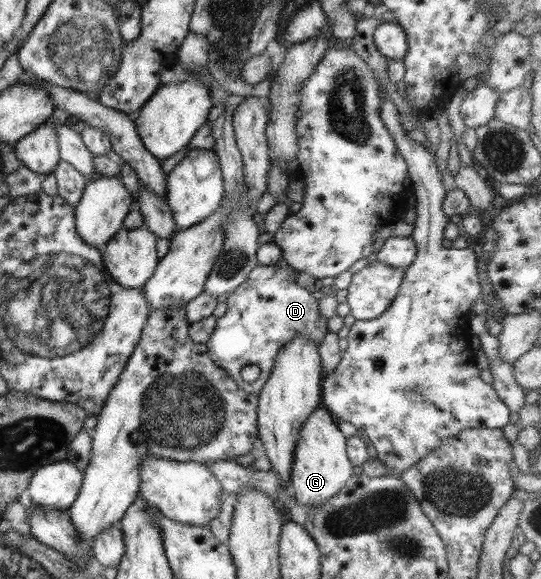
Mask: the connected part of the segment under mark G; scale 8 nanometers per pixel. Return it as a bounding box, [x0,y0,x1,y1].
[288,405,352,508]

